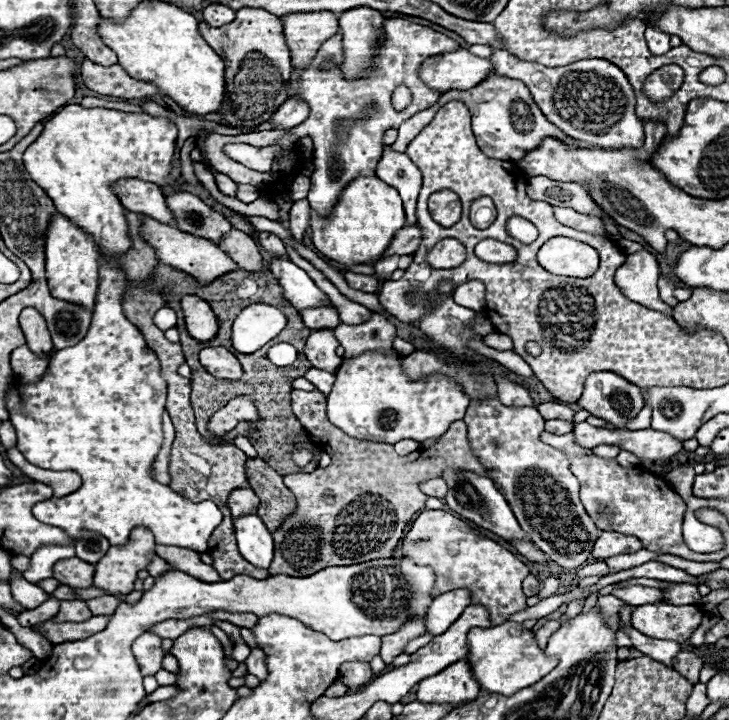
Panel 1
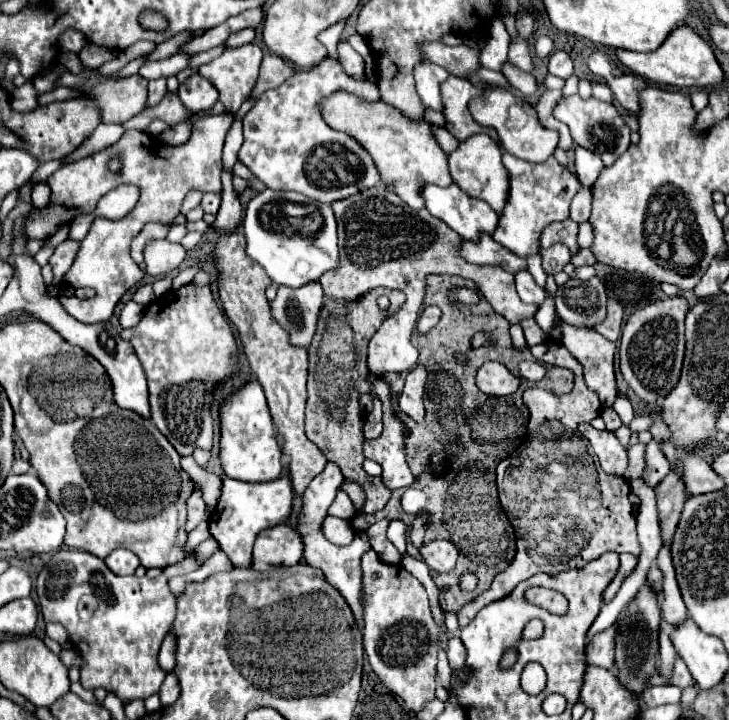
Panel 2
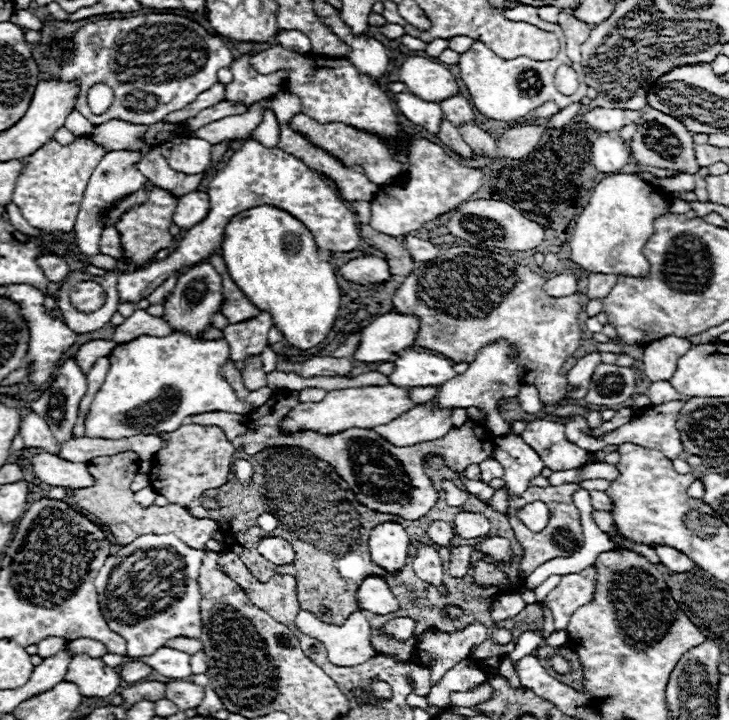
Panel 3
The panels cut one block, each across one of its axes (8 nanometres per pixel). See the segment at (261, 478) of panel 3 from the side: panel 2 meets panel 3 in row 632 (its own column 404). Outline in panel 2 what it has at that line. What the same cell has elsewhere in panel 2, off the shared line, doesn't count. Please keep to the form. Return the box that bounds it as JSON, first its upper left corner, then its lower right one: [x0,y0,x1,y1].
[394,276,534,612]

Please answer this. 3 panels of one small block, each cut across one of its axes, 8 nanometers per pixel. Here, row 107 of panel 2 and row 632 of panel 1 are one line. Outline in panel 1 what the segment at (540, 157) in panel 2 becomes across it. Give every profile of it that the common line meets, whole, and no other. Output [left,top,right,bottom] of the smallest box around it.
[466,620,558,696]

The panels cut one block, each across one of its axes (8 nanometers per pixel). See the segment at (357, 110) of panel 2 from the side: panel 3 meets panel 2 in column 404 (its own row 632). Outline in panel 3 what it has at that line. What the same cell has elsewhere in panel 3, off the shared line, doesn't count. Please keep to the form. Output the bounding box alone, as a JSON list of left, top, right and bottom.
[94,534,206,654]

